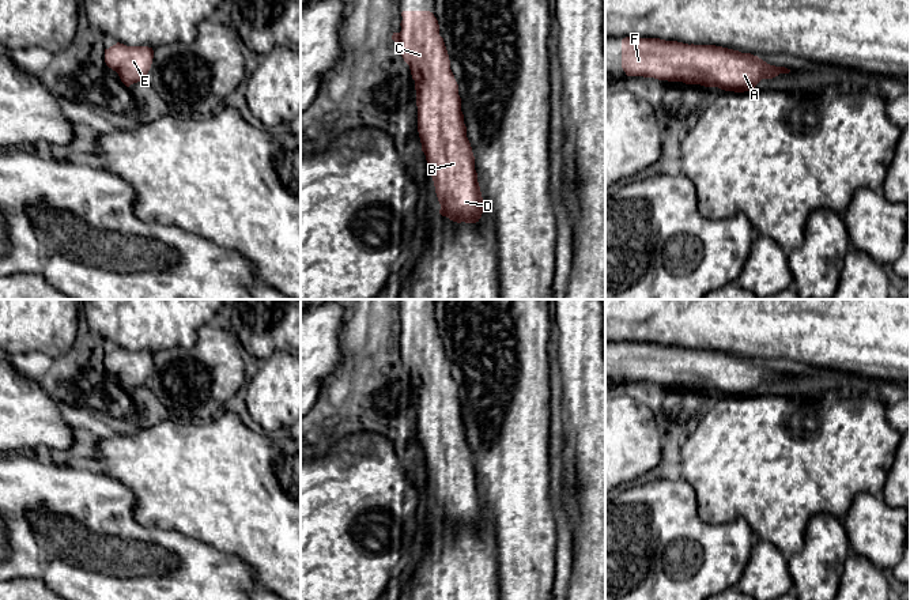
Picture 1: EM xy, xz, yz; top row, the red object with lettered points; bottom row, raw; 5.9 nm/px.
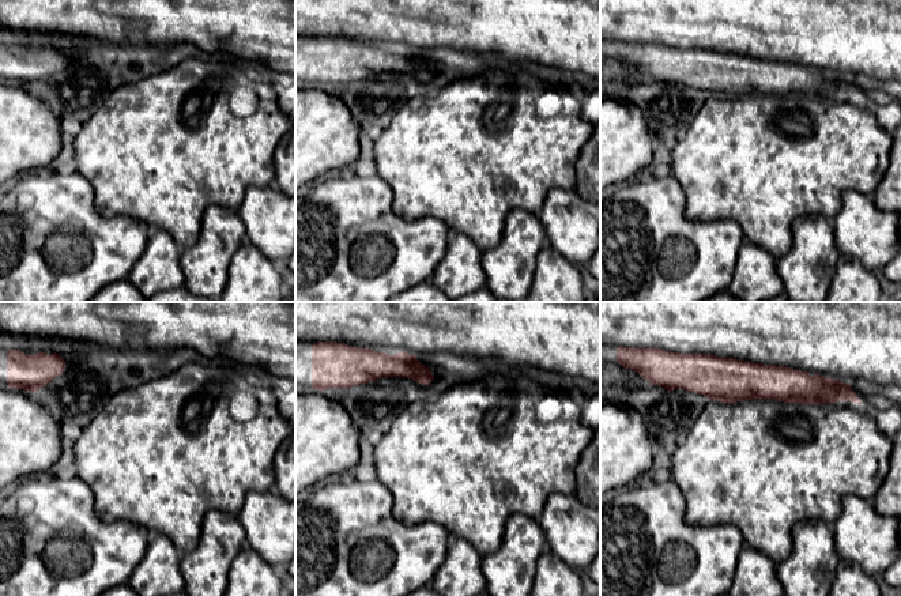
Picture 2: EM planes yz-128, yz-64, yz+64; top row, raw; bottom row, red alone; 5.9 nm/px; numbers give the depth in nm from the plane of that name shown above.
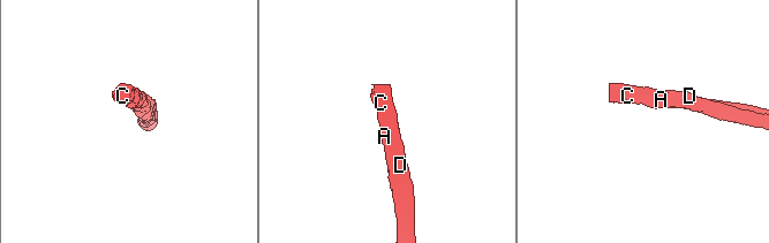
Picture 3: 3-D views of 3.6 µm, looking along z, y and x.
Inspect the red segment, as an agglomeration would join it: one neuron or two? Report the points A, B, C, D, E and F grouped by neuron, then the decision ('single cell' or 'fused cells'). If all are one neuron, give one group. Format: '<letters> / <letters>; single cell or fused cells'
A B C D E F; single cell

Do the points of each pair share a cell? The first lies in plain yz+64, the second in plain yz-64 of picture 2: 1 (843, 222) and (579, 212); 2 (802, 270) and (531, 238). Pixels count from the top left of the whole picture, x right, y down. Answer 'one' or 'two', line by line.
1: one
2: one

